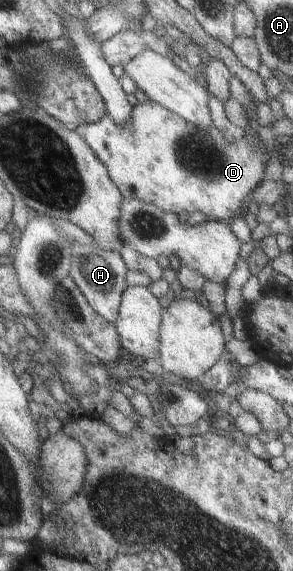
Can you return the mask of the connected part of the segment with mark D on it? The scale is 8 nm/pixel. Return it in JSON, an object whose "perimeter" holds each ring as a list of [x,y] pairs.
{"perimeter":[[[151,100],[133,107],[131,119],[126,126],[118,126],[106,113],[99,121],[83,125],[80,131],[84,141],[94,151],[98,160],[102,161],[110,180],[124,198],[137,198],[176,215],[179,212],[199,211],[210,220],[224,222],[230,222],[246,210],[250,195],[265,177],[265,168],[270,156],[254,152],[246,135],[237,143],[231,144],[213,124],[207,131],[200,130]]]}

